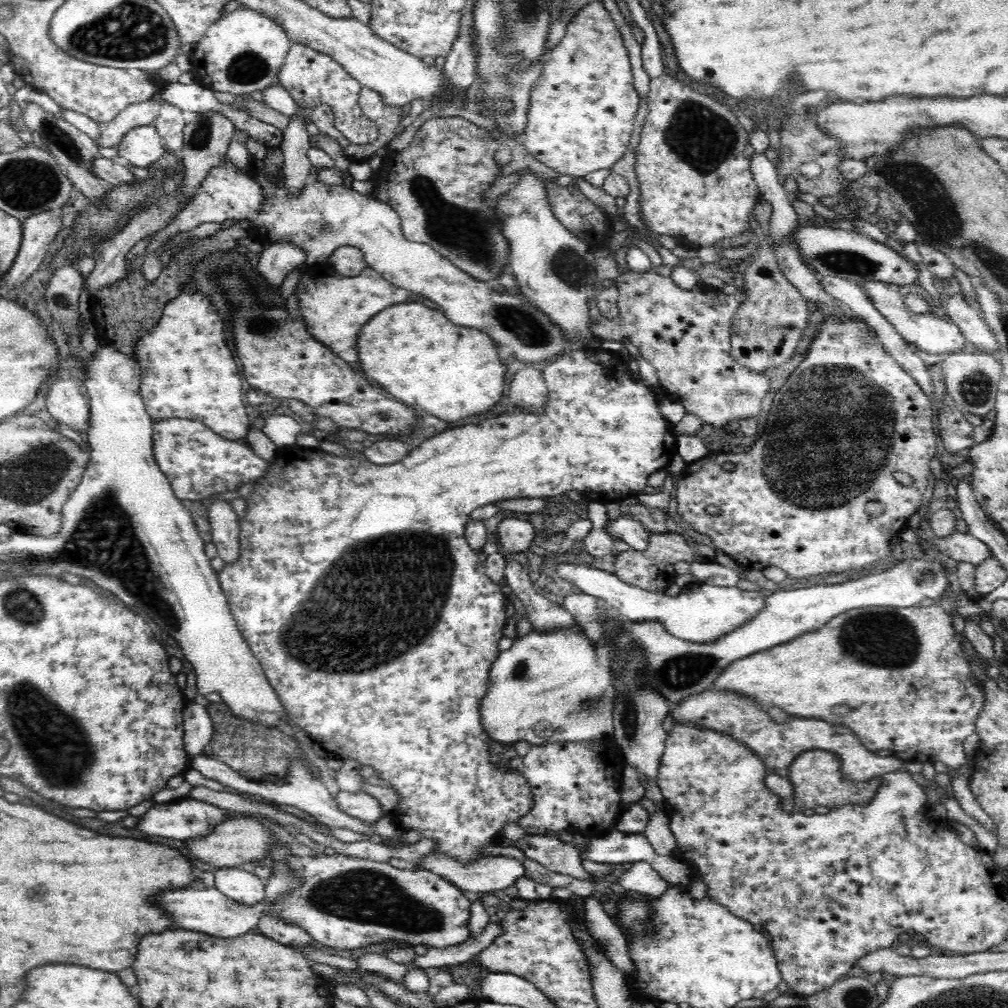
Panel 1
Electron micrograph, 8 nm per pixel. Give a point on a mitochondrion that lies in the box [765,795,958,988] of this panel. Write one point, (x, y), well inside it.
(869, 848)

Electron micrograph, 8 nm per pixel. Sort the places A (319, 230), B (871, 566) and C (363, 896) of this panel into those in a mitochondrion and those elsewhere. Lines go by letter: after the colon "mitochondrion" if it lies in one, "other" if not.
A: mitochondrion
B: other
C: mitochondrion

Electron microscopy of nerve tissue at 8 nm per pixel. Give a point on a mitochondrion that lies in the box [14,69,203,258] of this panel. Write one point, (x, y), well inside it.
(56, 134)

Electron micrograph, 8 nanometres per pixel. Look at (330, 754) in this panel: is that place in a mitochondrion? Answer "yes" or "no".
no

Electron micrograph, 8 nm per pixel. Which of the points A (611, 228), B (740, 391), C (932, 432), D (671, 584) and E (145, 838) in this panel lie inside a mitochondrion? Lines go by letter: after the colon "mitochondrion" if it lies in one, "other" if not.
A: other
B: mitochondrion
C: other
D: other
E: other

